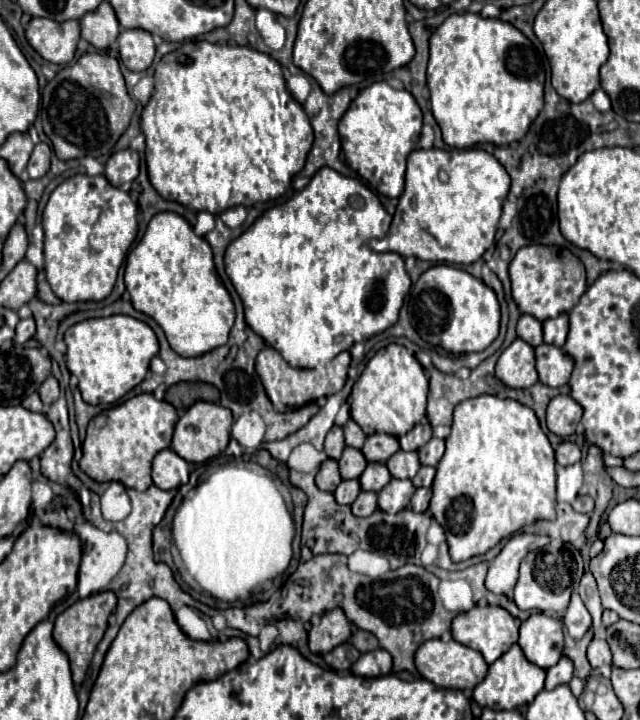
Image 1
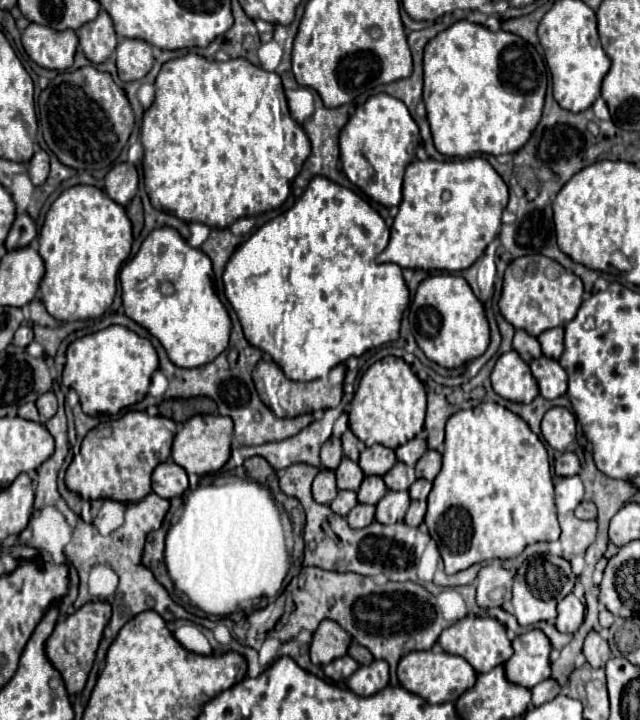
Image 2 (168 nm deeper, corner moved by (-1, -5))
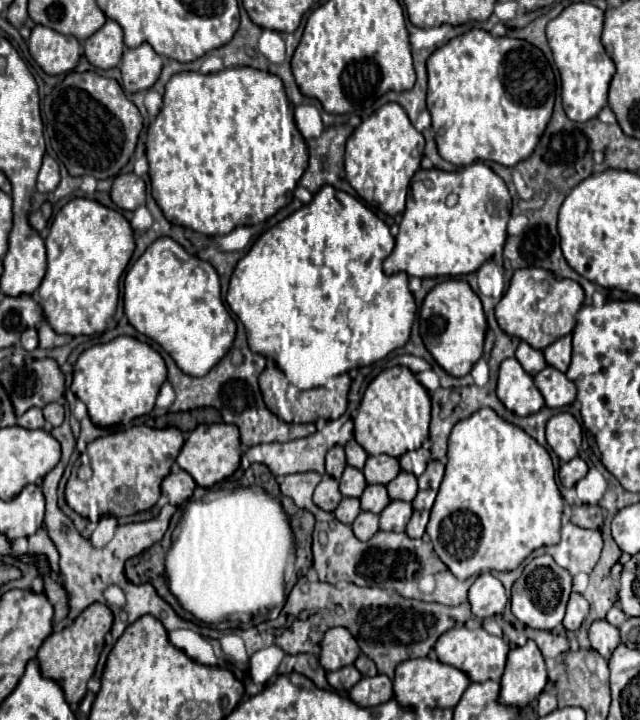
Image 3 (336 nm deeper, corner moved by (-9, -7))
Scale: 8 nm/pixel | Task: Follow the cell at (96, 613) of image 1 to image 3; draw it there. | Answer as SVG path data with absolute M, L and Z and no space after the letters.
M94 603L86 611L82 611L82 615L78 615L70 627L64 627L62 631L52 633L42 643L36 655L42 675L54 679L62 687L68 703L80 703L82 697L86 695L86 683L94 675L100 651L104 647L104 635L110 631L112 621L114 621L114 615L108 609L108 605Z

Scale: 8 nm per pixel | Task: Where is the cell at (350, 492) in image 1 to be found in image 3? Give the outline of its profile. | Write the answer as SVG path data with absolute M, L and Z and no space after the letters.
M344 497L340 501L340 505L336 507L336 511L334 511L336 519L342 521L342 523L346 523L346 525L354 523L354 519L358 517L358 513L360 513L360 499L352 499L352 497Z

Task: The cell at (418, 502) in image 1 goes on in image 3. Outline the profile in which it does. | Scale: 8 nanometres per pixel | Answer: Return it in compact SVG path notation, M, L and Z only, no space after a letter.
M426 509L424 511L414 511L414 515L412 515L412 519L406 527L406 533L410 537L422 537L424 531L426 531L426 525L428 525L428 515L430 515L430 511L426 511Z

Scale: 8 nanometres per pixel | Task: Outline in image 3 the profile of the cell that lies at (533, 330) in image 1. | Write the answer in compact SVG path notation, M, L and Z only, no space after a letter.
M522 341L522 343L518 345L516 359L518 359L520 365L524 367L524 371L530 373L530 375L536 375L538 371L542 371L542 367L548 365L546 359L544 359L544 355L542 355L542 351L530 347L526 341Z

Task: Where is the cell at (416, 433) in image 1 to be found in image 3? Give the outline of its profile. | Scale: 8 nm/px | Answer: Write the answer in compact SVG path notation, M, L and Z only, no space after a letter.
M421 447L417 450L404 453L404 455L400 457L400 465L402 465L404 471L420 476L425 471L430 459L430 451Z

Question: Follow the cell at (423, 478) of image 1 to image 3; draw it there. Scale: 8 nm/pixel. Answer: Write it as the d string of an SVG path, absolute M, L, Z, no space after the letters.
M432 489L418 491L418 495L414 497L412 505L414 505L414 509L432 509L434 499L436 499L436 491L432 491Z

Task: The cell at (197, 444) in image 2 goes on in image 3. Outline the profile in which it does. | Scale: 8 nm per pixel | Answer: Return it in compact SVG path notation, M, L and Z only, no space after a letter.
M210 423L210 425L198 425L188 441L184 443L180 455L178 455L178 465L192 475L192 479L200 485L200 487L210 487L226 477L230 477L238 465L240 465L240 433L236 425L228 425L228 423Z

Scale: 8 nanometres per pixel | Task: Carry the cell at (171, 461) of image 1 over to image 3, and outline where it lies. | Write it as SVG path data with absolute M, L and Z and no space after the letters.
M172 471L162 481L162 495L166 495L170 505L182 505L194 493L196 481L186 471Z

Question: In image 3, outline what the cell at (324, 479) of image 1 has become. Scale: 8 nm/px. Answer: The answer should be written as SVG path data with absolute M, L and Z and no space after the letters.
M326 475L314 491L314 503L324 511L334 511L340 501L342 501L342 493L338 489L338 481Z

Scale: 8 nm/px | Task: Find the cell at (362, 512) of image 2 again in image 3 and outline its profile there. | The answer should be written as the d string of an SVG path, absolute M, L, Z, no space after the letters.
M360 511L358 519L352 523L352 529L358 539L368 541L378 531L378 515L368 513L368 511Z

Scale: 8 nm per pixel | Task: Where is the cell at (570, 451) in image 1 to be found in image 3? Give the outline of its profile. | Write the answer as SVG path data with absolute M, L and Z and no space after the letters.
M574 457L572 461L568 461L560 467L558 477L564 487L574 487L586 475L586 471L588 471L588 465L580 457Z

